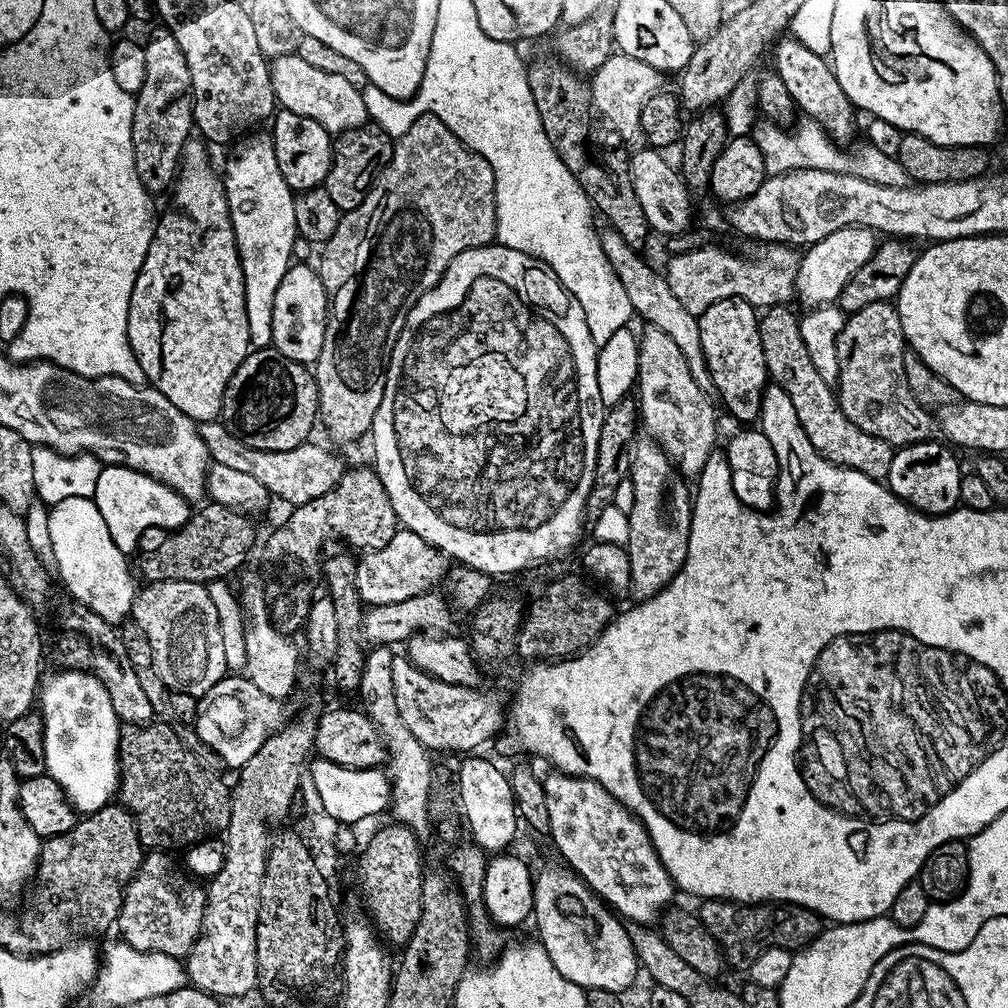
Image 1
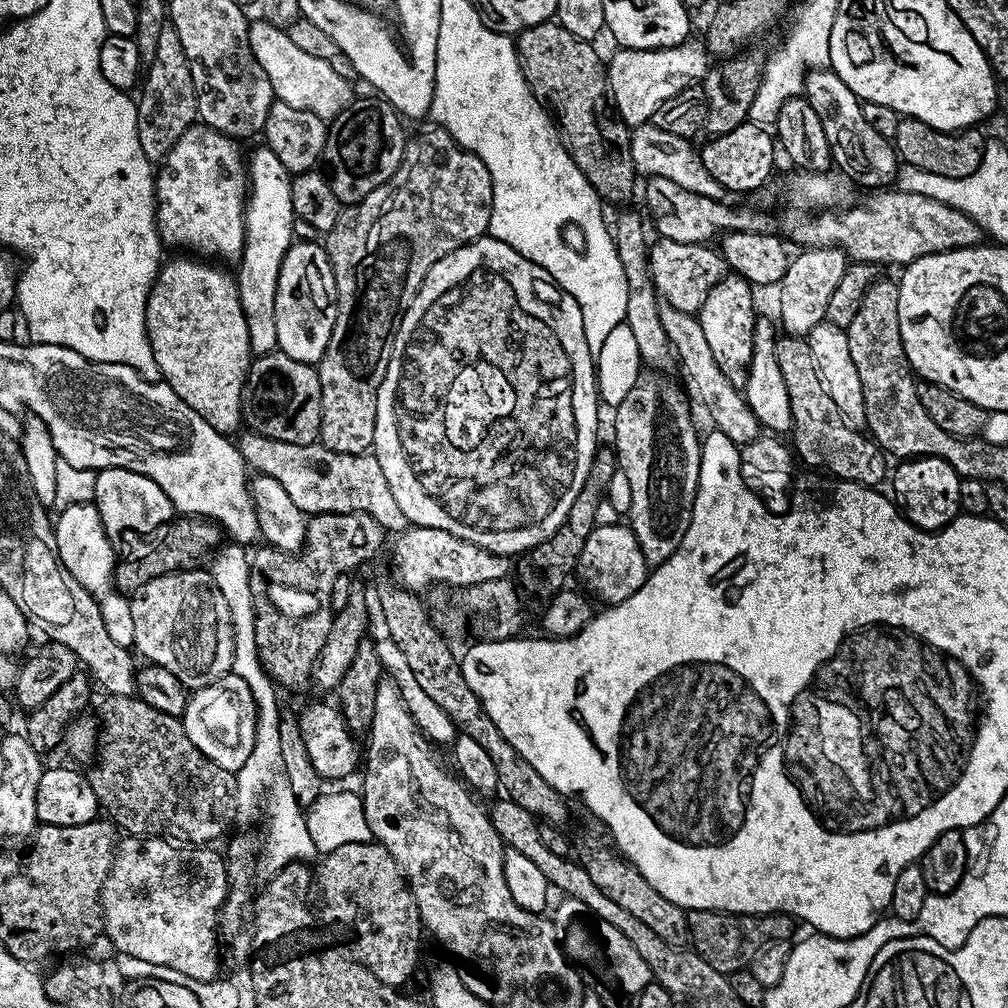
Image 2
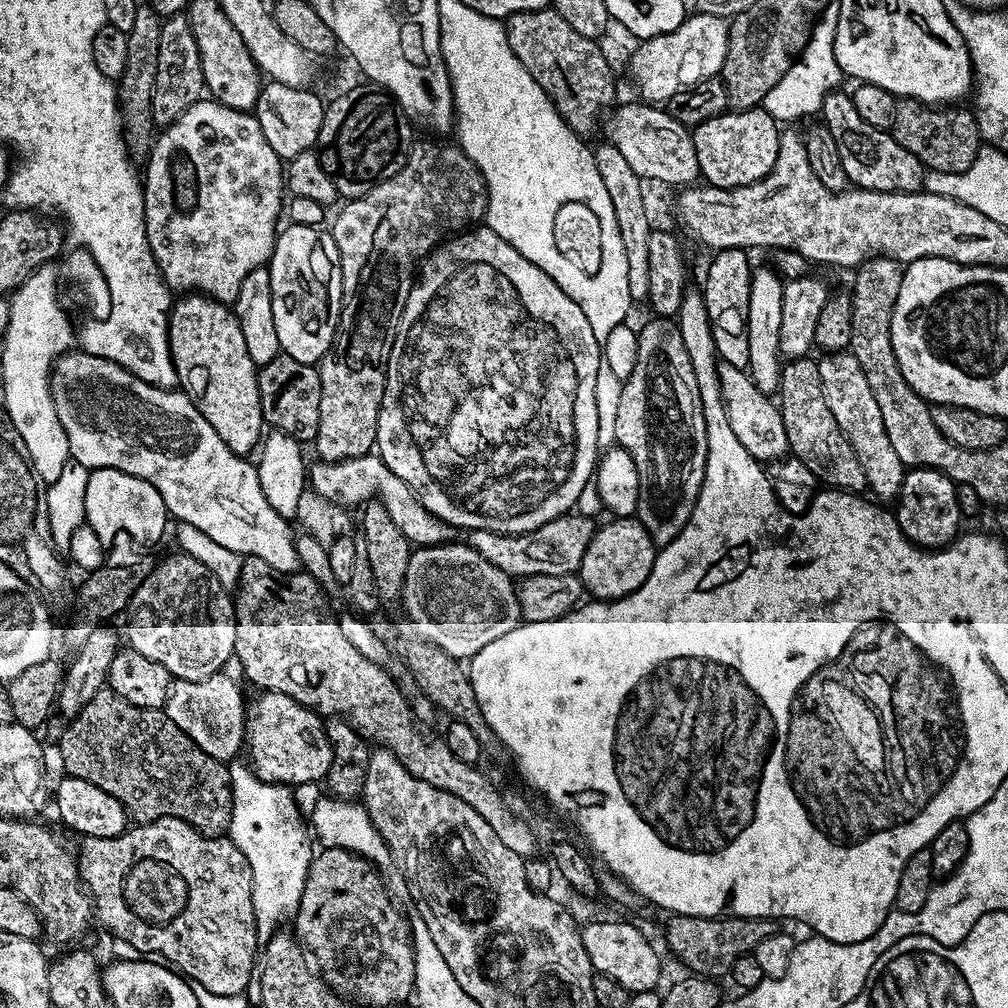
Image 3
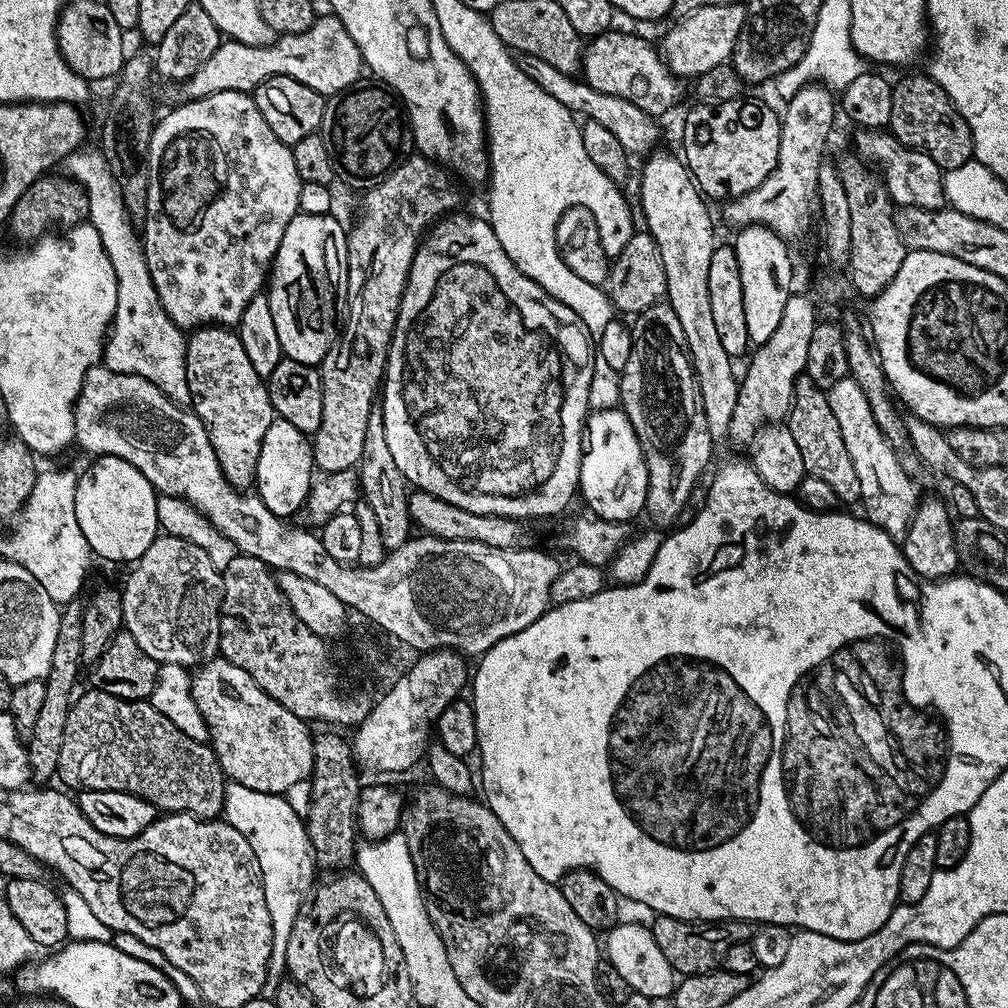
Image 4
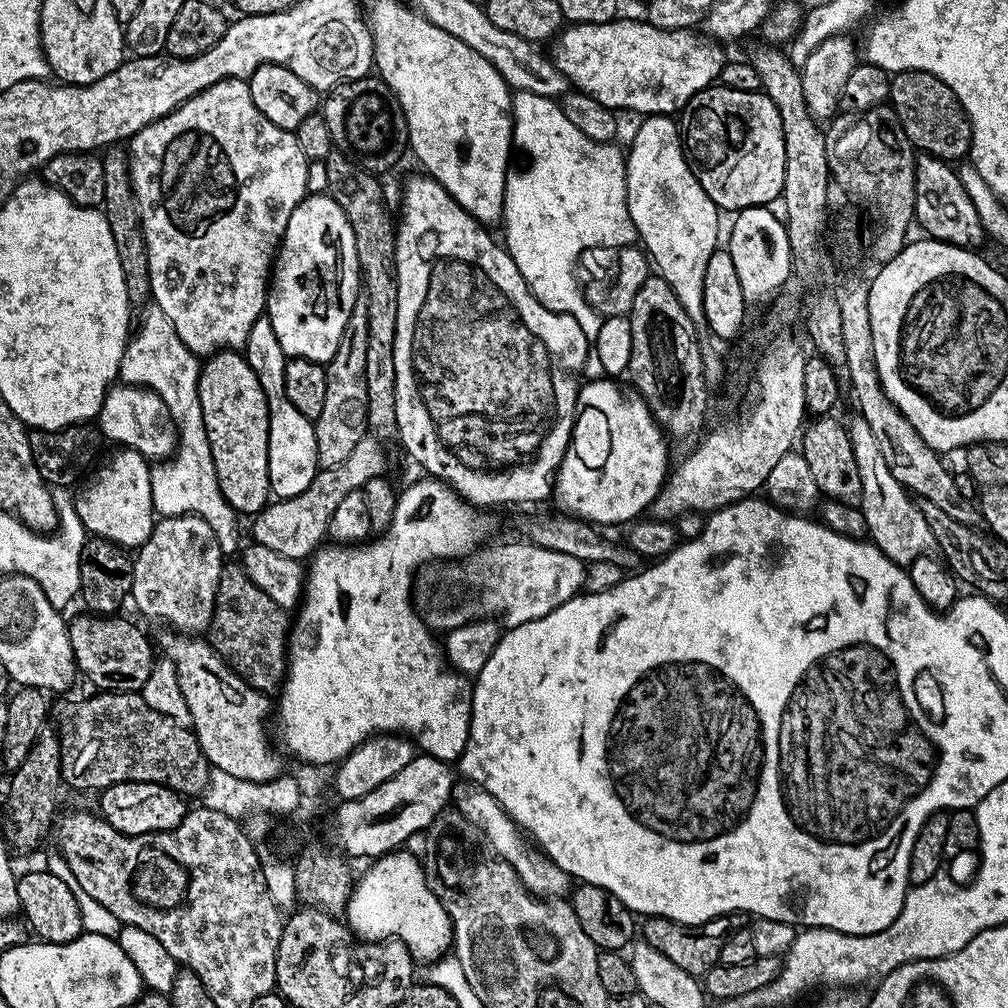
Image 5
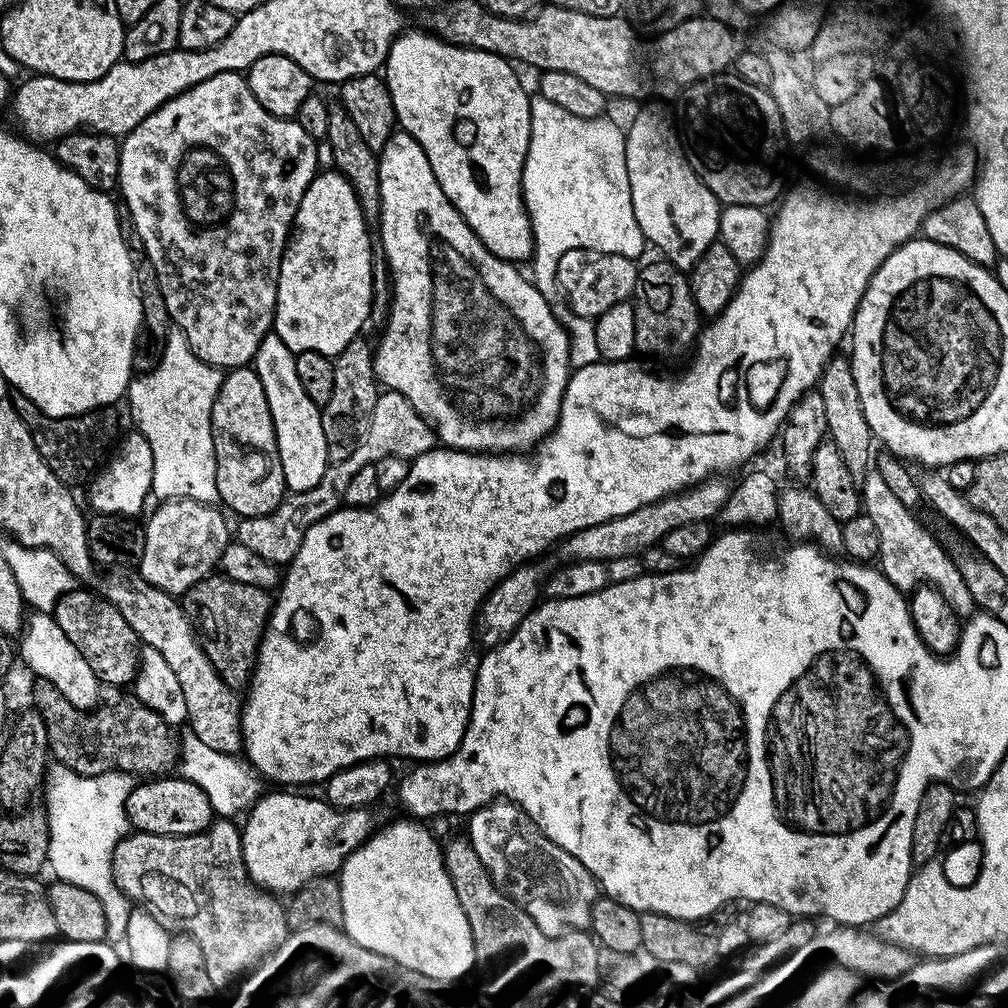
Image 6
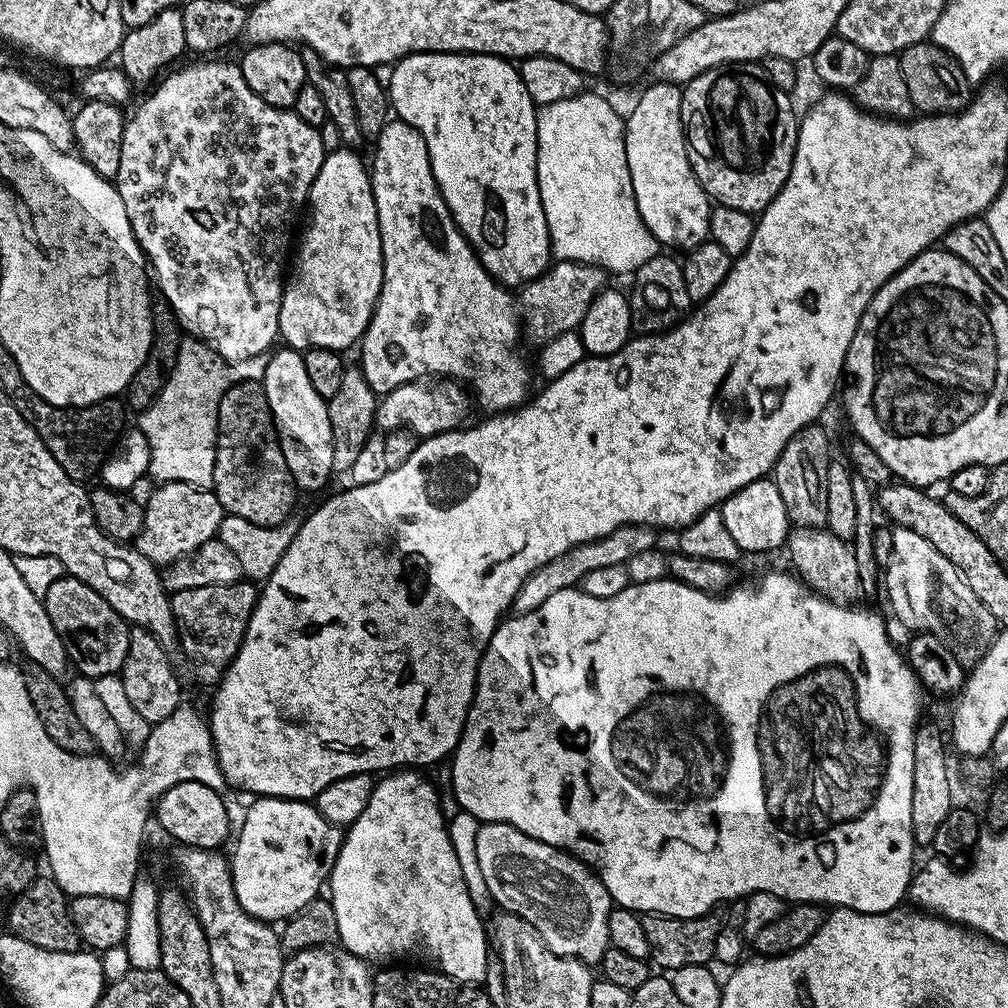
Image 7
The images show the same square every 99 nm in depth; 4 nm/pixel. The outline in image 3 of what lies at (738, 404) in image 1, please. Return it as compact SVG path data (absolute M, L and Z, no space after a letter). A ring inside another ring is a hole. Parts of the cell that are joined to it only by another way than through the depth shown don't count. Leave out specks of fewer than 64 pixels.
M722 248L713 256L716 257L708 264L708 273L704 276L702 291L704 293L704 301L706 302L706 314L712 323L716 355L721 361L744 370L748 368L748 359L750 358L748 311L750 310L750 282L752 281L754 264L748 261L749 253L742 248Z

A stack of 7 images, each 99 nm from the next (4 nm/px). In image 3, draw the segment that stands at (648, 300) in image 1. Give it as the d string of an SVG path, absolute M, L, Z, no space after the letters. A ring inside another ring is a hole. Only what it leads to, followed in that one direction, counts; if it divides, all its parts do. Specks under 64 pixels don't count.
M719 361L717 365L726 418L730 422L730 430L734 430L734 438L738 438L738 442L742 442L742 446L746 446L748 453L758 461L783 460L789 455L788 439L777 401L771 395L758 390L747 371L724 361Z

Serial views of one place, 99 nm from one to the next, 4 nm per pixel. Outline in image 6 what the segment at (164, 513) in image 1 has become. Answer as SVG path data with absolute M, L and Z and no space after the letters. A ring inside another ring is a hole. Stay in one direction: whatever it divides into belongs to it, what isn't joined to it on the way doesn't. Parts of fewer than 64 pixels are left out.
M129 431L124 441L111 453L110 459L93 475L87 489L88 500L92 503L92 512L102 516L139 517L144 503L150 500L152 479L154 478L154 450L150 450L150 442L141 432ZM117 451L117 452L116 452ZM116 452L116 453L115 453ZM109 463L109 464L108 464ZM108 464L108 465L107 465ZM92 488L92 489L91 489Z

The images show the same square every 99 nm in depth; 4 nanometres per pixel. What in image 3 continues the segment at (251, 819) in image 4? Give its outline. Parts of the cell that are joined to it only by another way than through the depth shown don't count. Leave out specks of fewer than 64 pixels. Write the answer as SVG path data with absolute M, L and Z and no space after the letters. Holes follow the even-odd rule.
M240 762L233 763L230 771L232 821L226 832L234 846L238 846L242 854L246 854L246 862L252 871L252 905L256 919L256 935L260 938L271 938L276 935L283 925L280 923L287 916L289 919L296 915L296 907L300 904L306 874L314 855L313 841L291 787L260 780L251 767L244 765L243 768Z

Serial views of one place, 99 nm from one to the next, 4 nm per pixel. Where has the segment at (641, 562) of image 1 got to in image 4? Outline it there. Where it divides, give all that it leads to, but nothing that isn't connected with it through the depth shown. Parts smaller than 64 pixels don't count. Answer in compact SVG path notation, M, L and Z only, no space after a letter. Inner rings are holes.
M667 302L651 304L646 310L635 313L631 321L632 345L630 346L630 358L626 361L624 371L619 373L620 401L619 407L627 414L636 437L640 439L640 448L644 452L644 461L648 470L648 489L646 490L646 502L644 512L653 520L653 525L675 525L708 459L712 456L714 441L708 429L706 410L702 410L702 394L700 383L696 380L696 371L692 369L692 359L688 357L686 338L682 334L682 326L678 323L678 317Z

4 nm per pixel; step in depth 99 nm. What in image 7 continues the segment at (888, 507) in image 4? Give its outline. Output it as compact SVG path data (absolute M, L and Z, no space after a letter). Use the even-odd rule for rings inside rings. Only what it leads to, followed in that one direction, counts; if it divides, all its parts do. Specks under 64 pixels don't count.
M896 526L891 529L892 553L882 572L882 588L888 591L892 612L916 632L934 634L952 651L966 670L979 664L996 639L998 625L994 614L982 604L982 598L970 590L970 582L950 558L938 554L922 534Z

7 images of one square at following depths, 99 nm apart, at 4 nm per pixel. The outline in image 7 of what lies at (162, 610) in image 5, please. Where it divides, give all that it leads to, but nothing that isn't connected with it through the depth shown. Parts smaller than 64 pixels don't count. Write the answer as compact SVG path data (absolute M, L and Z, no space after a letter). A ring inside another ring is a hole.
M164 482L149 494L143 501L144 521L140 535L136 537L134 546L148 560L157 566L171 566L177 560L182 560L196 553L204 542L210 542L218 536L220 523L226 515L222 502L218 502L215 491L206 488L195 488L186 482Z

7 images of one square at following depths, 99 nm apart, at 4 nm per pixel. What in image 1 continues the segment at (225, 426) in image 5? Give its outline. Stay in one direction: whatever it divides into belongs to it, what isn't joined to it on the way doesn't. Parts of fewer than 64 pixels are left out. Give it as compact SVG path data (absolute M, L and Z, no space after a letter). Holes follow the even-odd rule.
M190 138L184 144L170 192L173 208L156 221L152 248L146 250L128 311L128 341L142 366L145 381L170 398L182 414L197 422L212 422L221 415L226 386L250 351L240 255L228 216L224 181L221 173L212 169L207 150L205 141L200 138Z

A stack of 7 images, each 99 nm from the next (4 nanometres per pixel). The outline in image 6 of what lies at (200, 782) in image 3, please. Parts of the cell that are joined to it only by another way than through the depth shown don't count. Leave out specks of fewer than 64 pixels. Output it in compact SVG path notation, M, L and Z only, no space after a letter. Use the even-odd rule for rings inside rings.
M36 678L31 682L31 707L46 722L48 750L55 763L83 776L101 776L118 770L140 778L156 778L177 767L181 745L176 736L172 737L173 729L141 700L121 698L111 706L83 712L48 680Z

